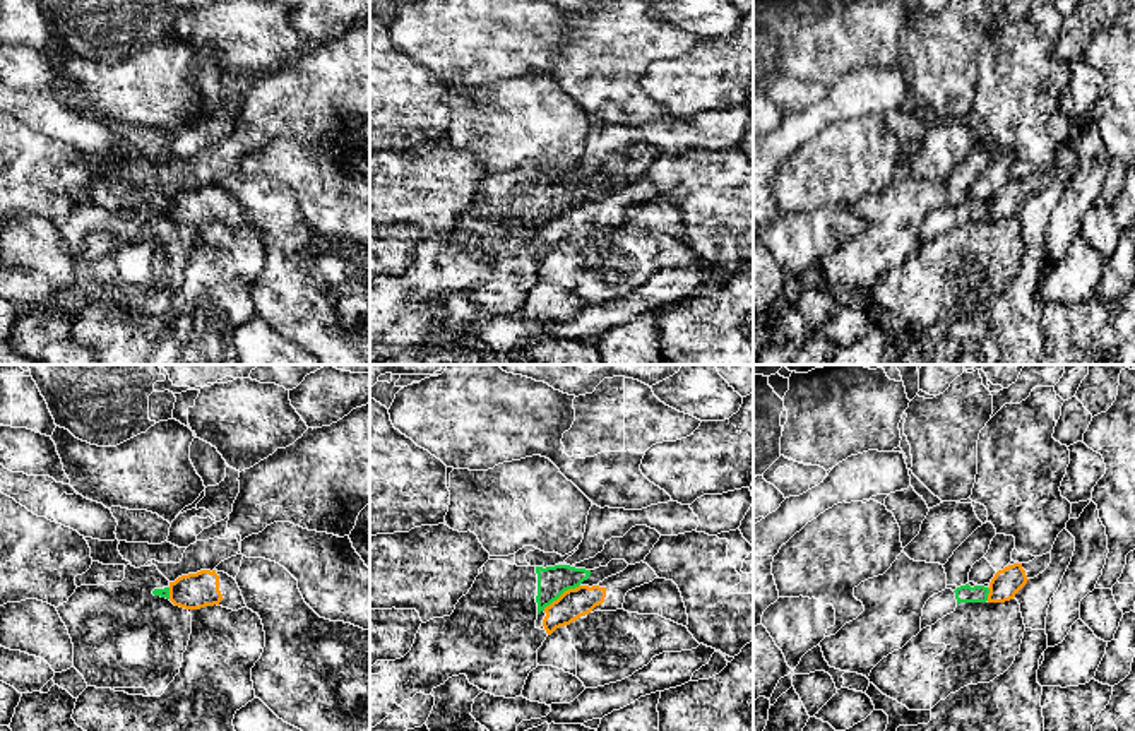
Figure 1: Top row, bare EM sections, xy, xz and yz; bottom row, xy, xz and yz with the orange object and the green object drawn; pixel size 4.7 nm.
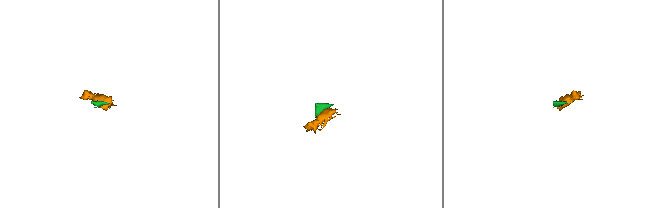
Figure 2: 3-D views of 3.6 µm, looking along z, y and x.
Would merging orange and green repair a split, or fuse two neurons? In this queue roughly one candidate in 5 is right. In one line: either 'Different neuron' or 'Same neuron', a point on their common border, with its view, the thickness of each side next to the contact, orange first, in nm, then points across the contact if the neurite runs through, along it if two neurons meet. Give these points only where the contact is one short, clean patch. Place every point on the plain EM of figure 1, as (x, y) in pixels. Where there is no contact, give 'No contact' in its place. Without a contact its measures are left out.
Different neuron. Touches orange at xz (562, 211). Thickness 140 nm (orange) against 140 nm. Boundary: xz (579, 201), (565, 206), (543, 226)

